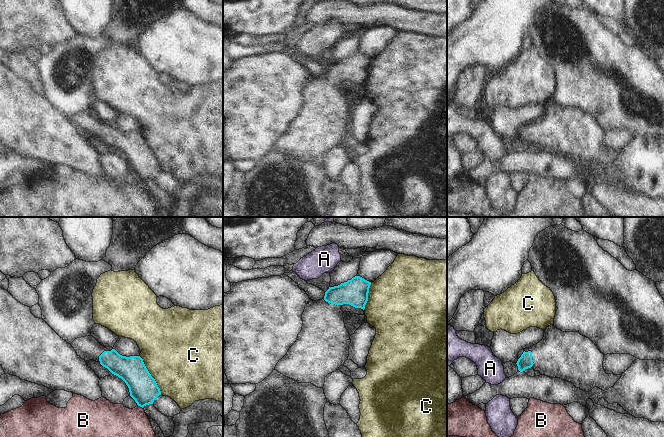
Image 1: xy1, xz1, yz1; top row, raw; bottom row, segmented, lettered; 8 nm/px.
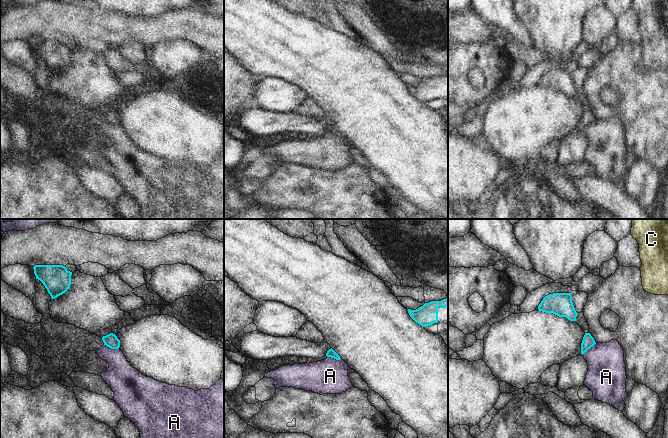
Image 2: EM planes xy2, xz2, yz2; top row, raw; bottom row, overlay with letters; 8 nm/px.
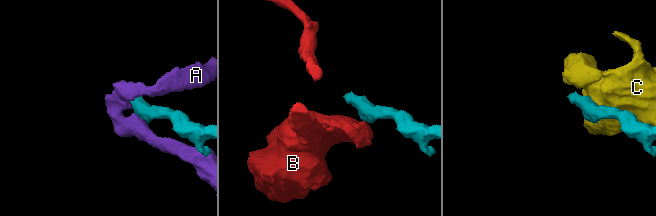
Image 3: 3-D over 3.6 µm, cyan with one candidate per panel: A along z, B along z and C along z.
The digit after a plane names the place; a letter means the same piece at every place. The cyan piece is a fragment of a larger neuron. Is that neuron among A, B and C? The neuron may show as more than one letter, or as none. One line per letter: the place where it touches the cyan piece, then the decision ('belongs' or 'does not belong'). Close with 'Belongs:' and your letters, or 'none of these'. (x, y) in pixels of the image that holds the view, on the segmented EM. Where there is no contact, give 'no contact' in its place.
A: xy2 (111, 348) | does not belong
B: xy1 (140, 406) | does not belong
C: xy1 (150, 375) | does not belong
Belongs: none of these

